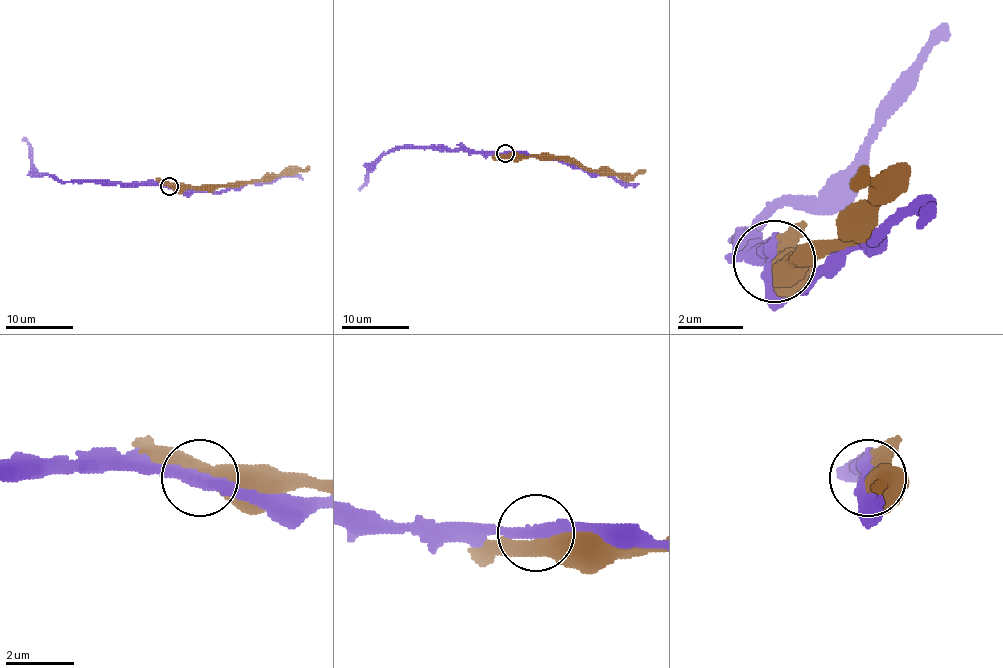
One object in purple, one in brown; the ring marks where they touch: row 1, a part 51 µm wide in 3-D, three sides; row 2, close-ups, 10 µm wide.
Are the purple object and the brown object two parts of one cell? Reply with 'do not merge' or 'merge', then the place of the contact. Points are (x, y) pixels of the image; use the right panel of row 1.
do not merge; place (774, 261)

